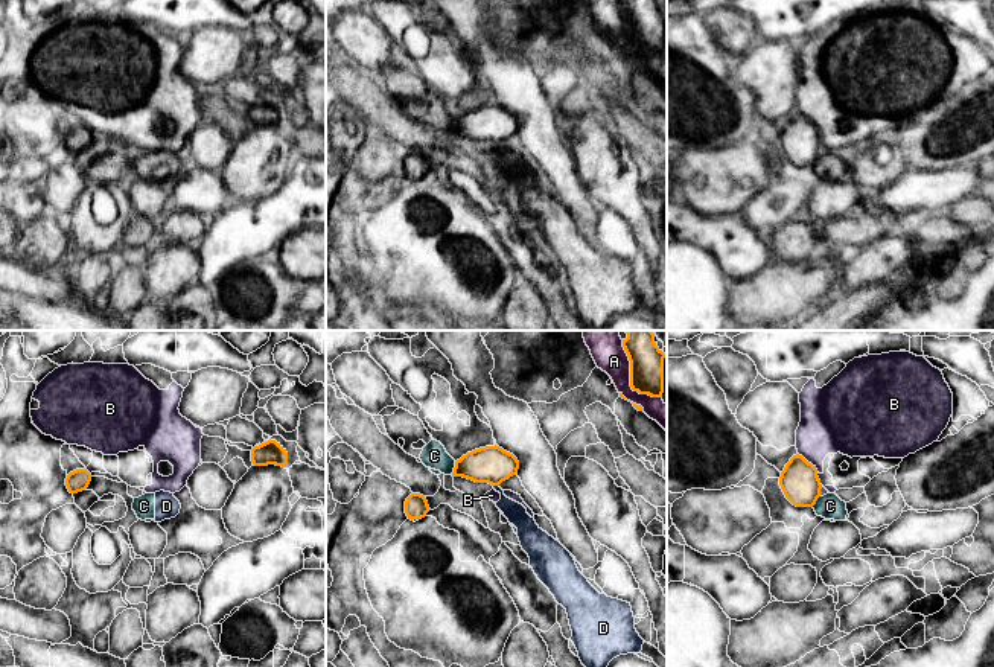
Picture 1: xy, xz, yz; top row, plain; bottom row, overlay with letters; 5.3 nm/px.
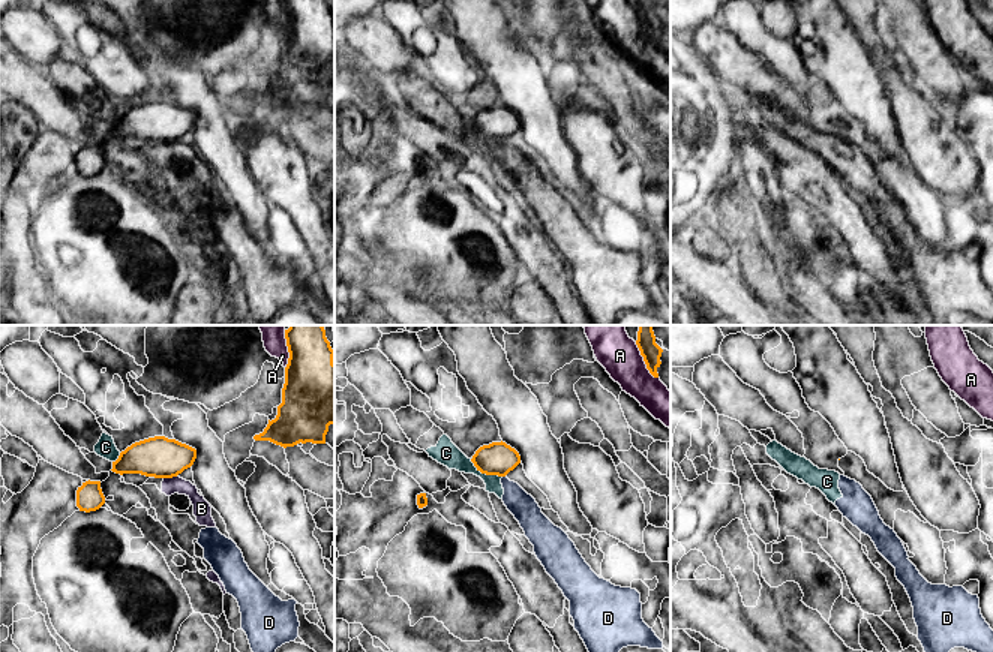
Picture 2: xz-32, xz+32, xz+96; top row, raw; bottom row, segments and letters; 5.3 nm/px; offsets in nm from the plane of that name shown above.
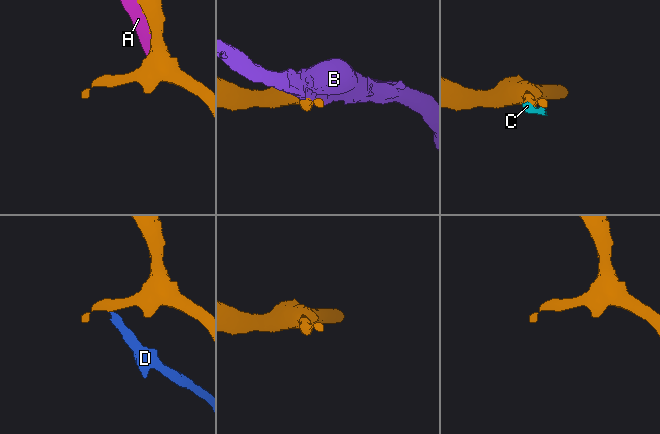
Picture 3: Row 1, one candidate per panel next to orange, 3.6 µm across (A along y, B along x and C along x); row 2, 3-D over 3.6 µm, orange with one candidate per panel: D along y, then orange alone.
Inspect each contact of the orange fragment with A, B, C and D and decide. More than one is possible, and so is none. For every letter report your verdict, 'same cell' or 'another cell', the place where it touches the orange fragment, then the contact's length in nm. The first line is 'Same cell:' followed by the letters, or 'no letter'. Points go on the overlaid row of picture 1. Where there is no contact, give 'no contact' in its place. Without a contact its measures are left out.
Same cell: no letter
A: another cell | xz (630, 379) | 380 nm
B: another cell | yz (807, 462) | 150 nm
C: another cell | xz (454, 468) | 80 nm
D: another cell | xz (496, 485) | 30 nm

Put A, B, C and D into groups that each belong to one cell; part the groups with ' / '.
A / B / C D

